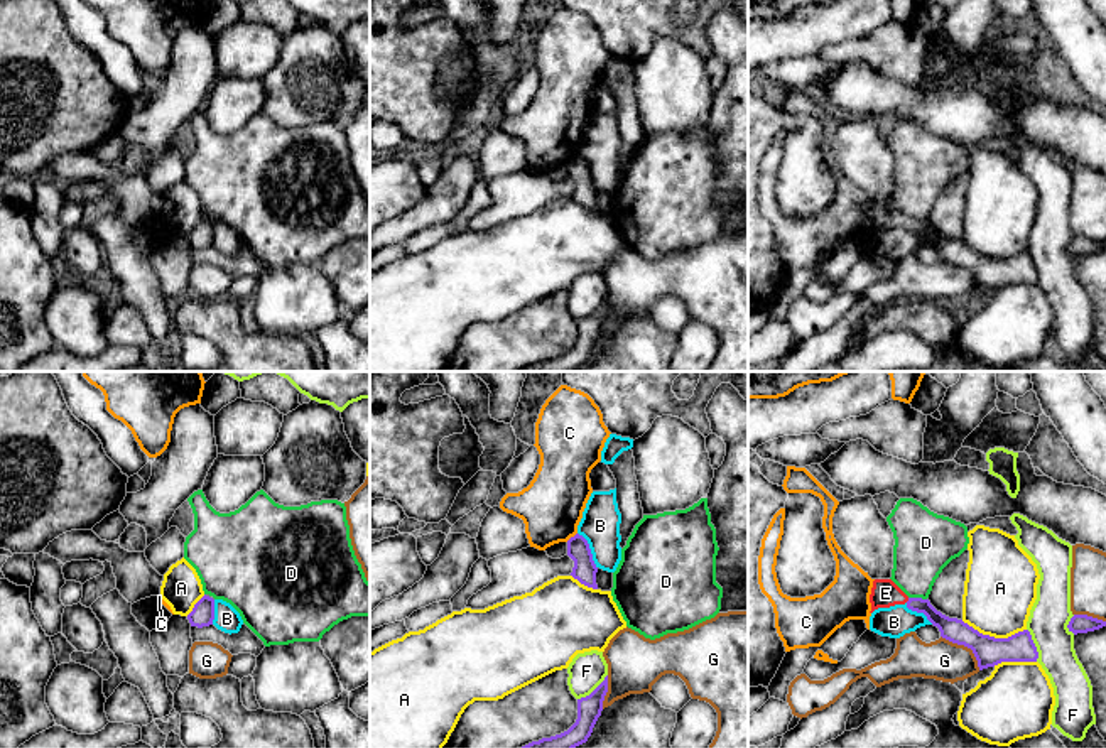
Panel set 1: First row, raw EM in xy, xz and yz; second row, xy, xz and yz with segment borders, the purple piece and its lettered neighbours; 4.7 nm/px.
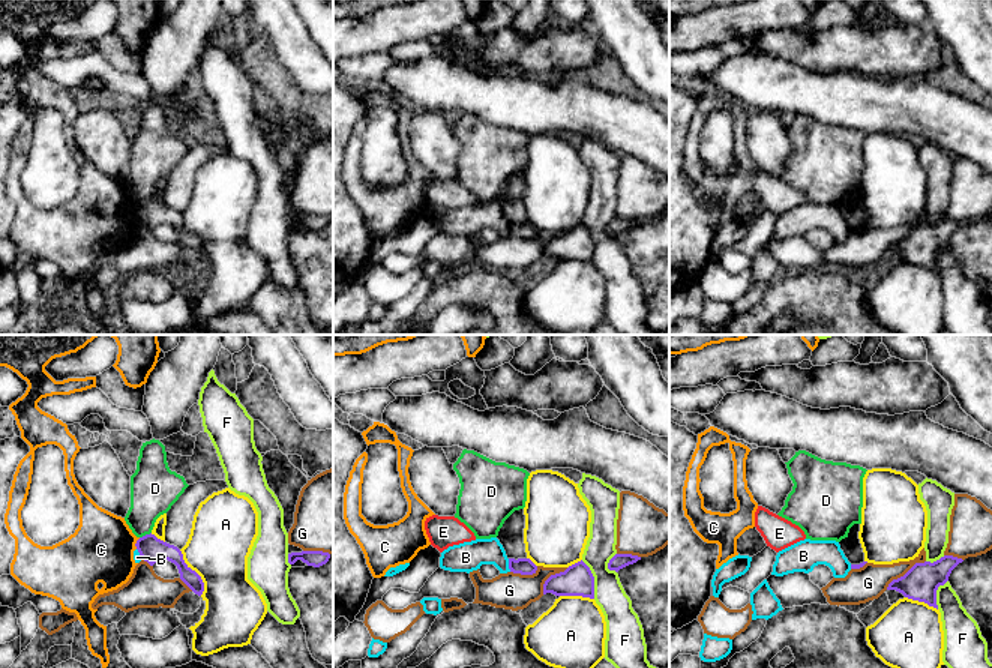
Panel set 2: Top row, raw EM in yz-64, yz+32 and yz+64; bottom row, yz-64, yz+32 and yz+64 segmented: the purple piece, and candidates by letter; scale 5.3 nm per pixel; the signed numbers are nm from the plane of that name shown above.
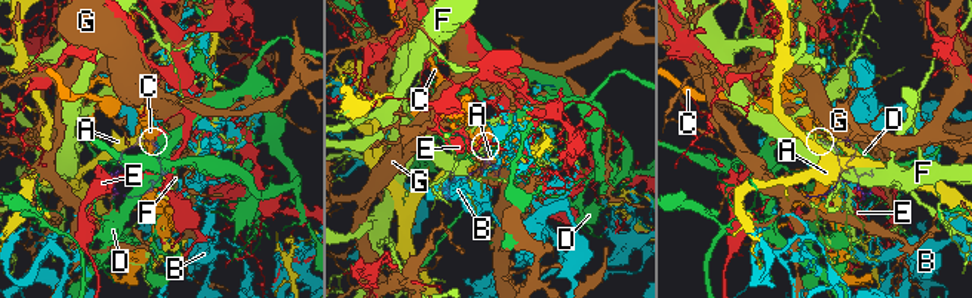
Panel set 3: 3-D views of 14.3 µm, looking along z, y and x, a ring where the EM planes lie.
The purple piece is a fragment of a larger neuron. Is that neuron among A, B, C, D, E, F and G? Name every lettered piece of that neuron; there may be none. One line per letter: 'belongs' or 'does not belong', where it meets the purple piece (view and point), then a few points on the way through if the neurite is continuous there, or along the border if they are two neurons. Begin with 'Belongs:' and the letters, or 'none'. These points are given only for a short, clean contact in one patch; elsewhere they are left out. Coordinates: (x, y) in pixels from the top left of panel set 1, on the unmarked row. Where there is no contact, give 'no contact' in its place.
Belongs: E
A: does not belong | yz (993, 259)
B: does not belong | xz (590, 173)
C: does not belong | xz (571, 159) | along xz (576, 154), (566, 162)
D: does not belong | yz (917, 220) | along yz (909, 218), (926, 222)
E: belongs | yz (909, 222) | across yz (951, 250), (924, 228), (909, 222), (885, 215)
F: does not belong | yz (1034, 267)
G: does not belong | yz (966, 267)

